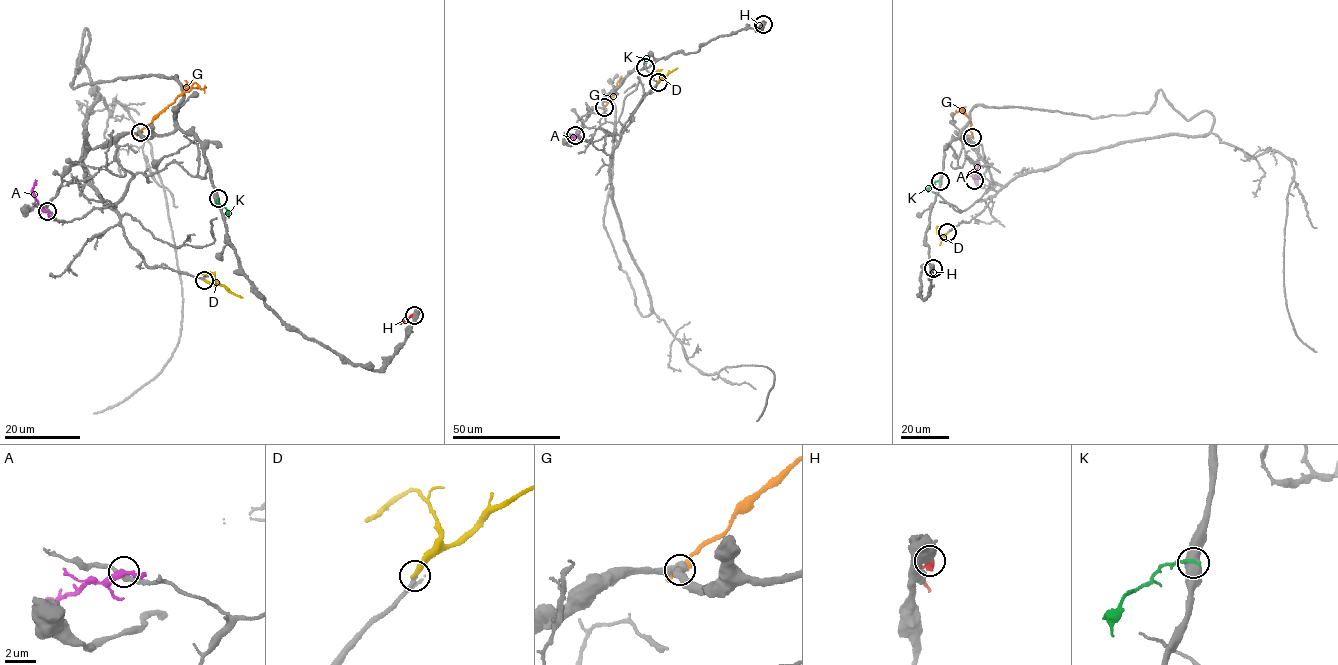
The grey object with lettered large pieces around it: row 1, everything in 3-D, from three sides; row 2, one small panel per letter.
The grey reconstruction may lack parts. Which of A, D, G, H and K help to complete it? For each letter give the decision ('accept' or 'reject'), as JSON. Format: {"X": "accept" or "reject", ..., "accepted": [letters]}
{"A": "reject", "D": "accept", "G": "reject", "H": "reject", "K": "reject", "accepted": ["D"]}

